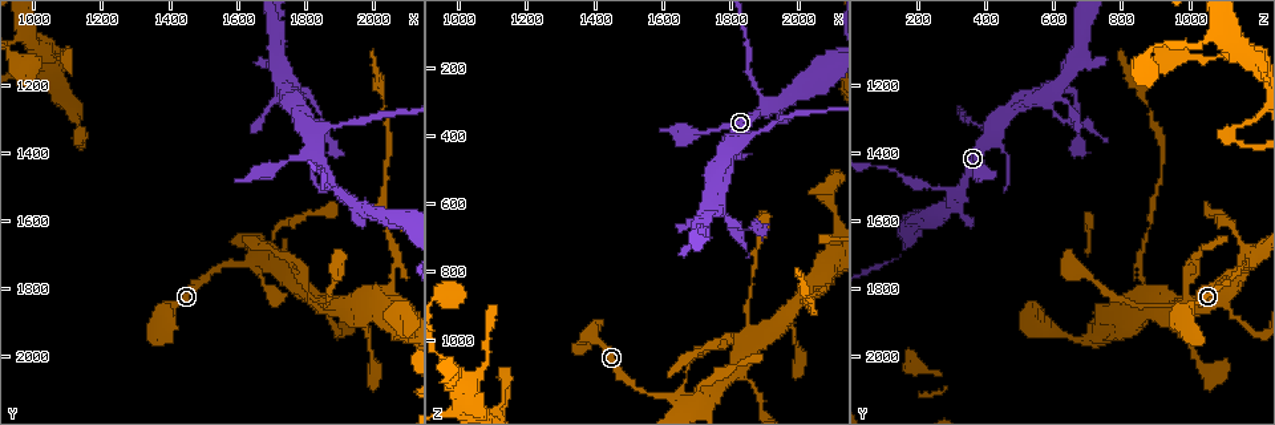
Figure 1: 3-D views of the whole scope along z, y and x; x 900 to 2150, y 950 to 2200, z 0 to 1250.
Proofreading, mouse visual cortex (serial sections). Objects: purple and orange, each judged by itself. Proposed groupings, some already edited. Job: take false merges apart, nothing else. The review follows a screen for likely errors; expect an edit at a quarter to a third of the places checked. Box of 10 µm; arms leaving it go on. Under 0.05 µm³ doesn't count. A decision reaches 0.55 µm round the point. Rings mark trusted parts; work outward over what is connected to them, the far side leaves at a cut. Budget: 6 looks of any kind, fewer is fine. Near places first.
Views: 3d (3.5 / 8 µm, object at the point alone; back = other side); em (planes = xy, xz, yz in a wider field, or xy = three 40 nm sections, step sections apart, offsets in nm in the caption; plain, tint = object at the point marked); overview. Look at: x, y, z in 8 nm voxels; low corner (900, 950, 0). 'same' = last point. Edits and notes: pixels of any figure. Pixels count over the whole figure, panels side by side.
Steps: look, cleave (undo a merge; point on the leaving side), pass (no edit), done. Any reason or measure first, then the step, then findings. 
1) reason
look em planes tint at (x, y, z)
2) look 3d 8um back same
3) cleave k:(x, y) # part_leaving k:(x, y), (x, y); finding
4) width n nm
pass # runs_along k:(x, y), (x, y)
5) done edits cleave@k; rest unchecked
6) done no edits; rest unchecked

sudden change in width
look 3d 3.5um back at (1700, 1670, 1160)

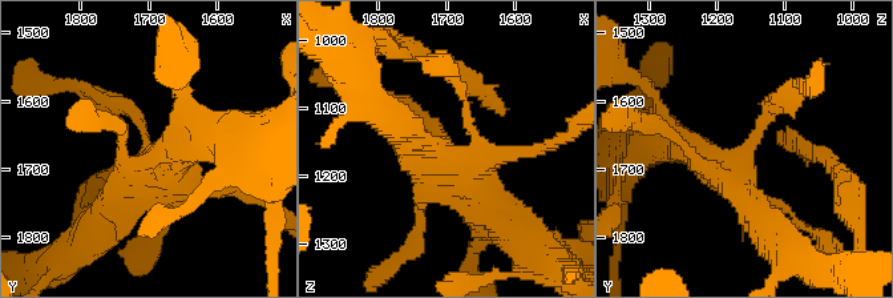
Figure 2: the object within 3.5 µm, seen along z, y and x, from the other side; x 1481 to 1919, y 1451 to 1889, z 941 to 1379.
look em planes tint at (1700, 1675, 1160)

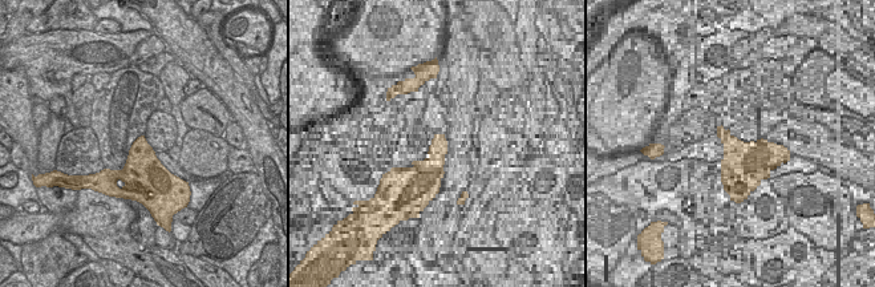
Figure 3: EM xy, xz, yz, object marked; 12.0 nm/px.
pass # runs_along 2:(193, 188), (148, 170), (140, 123), (99, 97); all the same cell

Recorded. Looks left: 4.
look 3d 3.5um at (1800, 1810, 980)

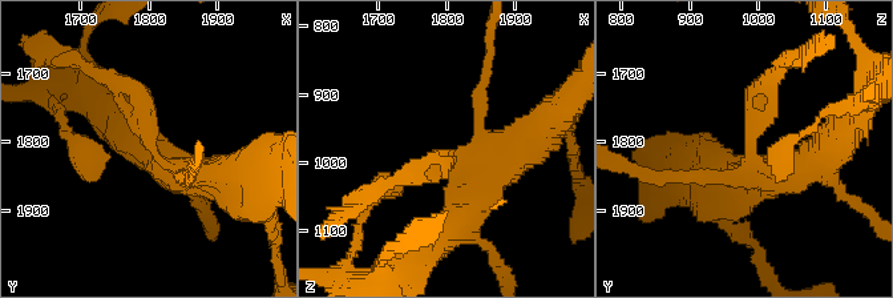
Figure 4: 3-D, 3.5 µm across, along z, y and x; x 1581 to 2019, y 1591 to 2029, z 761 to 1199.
arm_widths 150, 450 nm; shape alone is not enough
look em planes tint at (1800, 1810, 985)

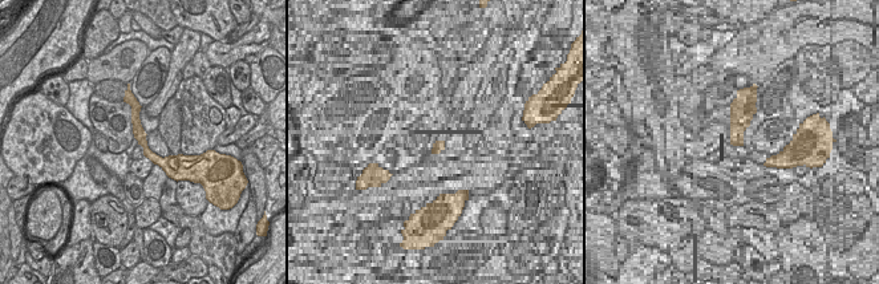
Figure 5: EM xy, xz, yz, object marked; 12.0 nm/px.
cleave 4:(754, 107) # part_leaving 4:(748, 149), (748, 96), (787, 64); two cells meet here

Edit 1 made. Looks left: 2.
done edits cleave@4; rest unchecked

